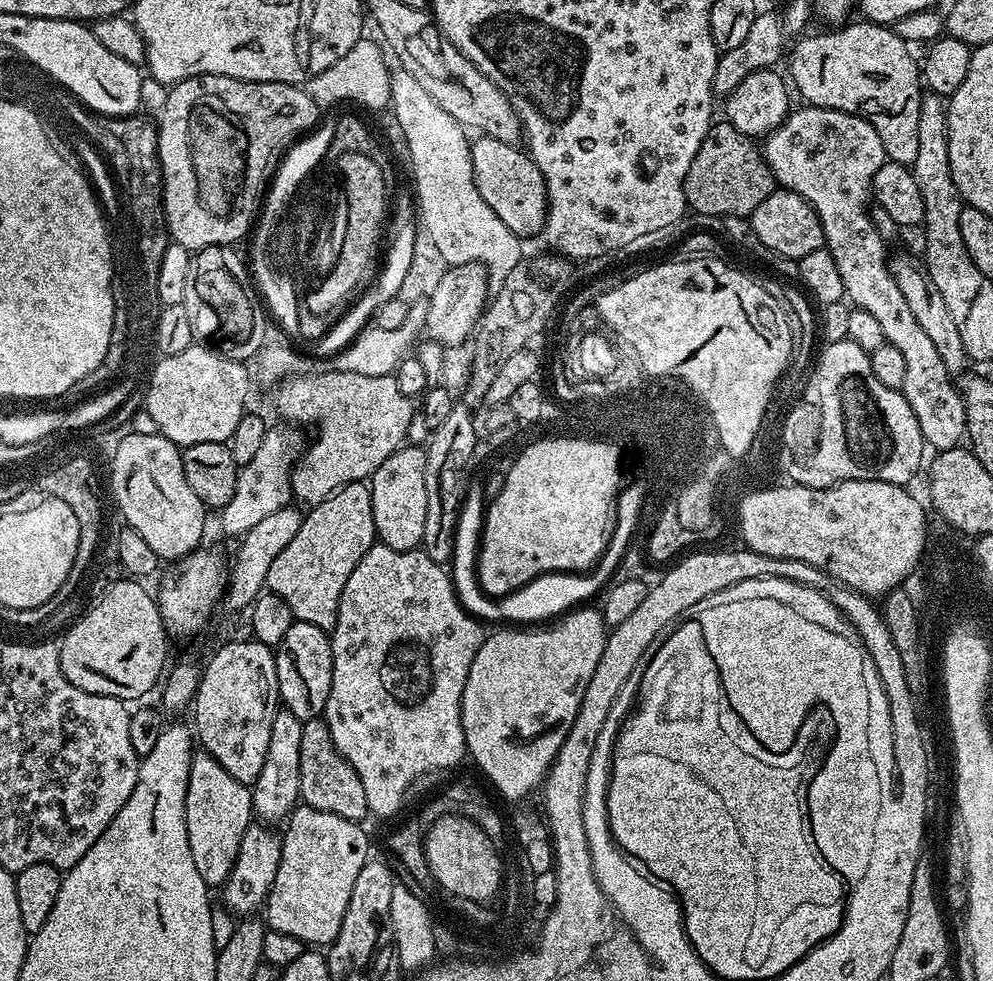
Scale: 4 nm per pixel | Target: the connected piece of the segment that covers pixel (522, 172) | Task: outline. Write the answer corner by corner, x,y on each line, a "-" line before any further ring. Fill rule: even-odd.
481,135
471,141
471,146
474,178
478,194
482,194
486,206
490,206
490,210
494,210
494,214
506,222
515,236
539,237
544,227
544,213
548,211
548,191
542,170
538,170
527,151
498,138

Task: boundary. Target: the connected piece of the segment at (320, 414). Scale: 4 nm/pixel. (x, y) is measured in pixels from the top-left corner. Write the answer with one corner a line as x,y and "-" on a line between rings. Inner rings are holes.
339,370
306,372
279,381
272,396
277,414
284,419
281,421
316,427
316,441
303,449
292,468
292,495
300,506
320,504
342,485
372,477
378,466
407,441
404,439
412,424
414,404
413,397
398,390
395,375
363,376

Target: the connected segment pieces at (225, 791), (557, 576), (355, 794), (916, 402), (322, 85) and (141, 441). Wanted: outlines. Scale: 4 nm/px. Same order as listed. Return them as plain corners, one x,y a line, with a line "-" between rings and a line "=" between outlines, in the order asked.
197,751
190,762
190,782
186,786
186,834
190,838
194,867
209,886
222,886
230,878
238,858
238,846
242,846
242,834
246,834
253,822
251,787
238,782
238,778
230,778
209,752
=
640,489
627,492
627,494
622,493
620,505
616,507
620,511
620,516
618,517
620,529
612,531
616,536
616,540
612,540
612,552
608,552
607,558
599,560
587,574
549,572
547,576
539,576
536,580
523,584
517,592
510,592
503,597
504,615
502,615
501,621
528,620
524,622
548,622
577,606
583,605
585,602
591,601
588,599
596,591
599,593
609,583
610,577
617,571
617,568
624,560
624,552
628,549
624,544
624,540
628,540
628,532
632,530
632,523
636,520
640,496
=
310,719
305,721
303,726
303,732
301,737
301,785
299,786
301,801
309,808
314,808
318,810
325,810
327,813
338,814
339,817
344,817
347,820
361,821
362,817
367,817
368,807
366,806
366,792
362,787
362,780
358,777
358,774
355,773
354,768
346,762
345,758
333,744
333,739
330,738
330,732
328,725
323,721
323,719
=
800,107
804,108
798,109
797,112
796,109
789,111
783,124
779,124
769,136
763,137
764,161
770,166
772,177
781,189
806,198
806,202
810,202
818,214
828,253
832,255
834,262
838,262
838,270
842,273
845,297
855,307
874,314
874,319
882,326
885,341
898,346
902,358
906,358
906,382
902,391
906,402
910,402
910,410
914,410
914,418
918,418
925,445
936,452
945,452
957,447
968,431
964,397
958,391
957,385
956,388
952,385
955,384
953,377
949,376
946,366
942,366
942,358
938,358
937,348
930,343
930,338
922,331
922,326
918,326
906,298
902,298
902,290
898,290
898,282
894,282
892,271
888,269
890,252
884,249
885,237
868,213
874,174
878,174
886,159
882,138
878,138
878,130
874,130
871,122
855,112
=
360,39
357,44
350,46
350,50
346,50
346,54
342,54
342,58
338,58
338,62
334,62
334,66
322,70
322,74
307,81
306,90
321,110
328,110
331,104
340,104
343,100
353,100
364,108
389,107
392,77
390,64
384,61
385,49
375,39
373,40
=
129,431
123,439
121,452
116,453
116,471
110,475
110,482
112,482
112,496
116,499
115,511
119,513
127,527
138,530
138,535
149,544
150,550
154,550
154,554
160,556
161,561
175,562
182,560
185,556
201,547
200,539
204,536
204,515
206,515
206,509
204,503
198,498
198,494
194,494
194,490
190,490
190,482
186,482
186,474
182,470
182,452
177,444
170,442
166,437
159,434
134,434

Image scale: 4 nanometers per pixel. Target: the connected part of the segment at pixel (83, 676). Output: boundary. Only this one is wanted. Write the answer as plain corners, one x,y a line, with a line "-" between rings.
132,578
119,579
102,594
99,608
92,612
92,616
88,616
88,620
77,620
64,632
63,640
60,641
62,674
66,674
66,678
74,682
74,686
78,686
78,690
133,702
132,700
138,699
139,696
146,695
156,683
156,687
161,683
169,663
170,637
164,628
164,619
160,616
157,597
153,593
151,596
140,584
143,583

